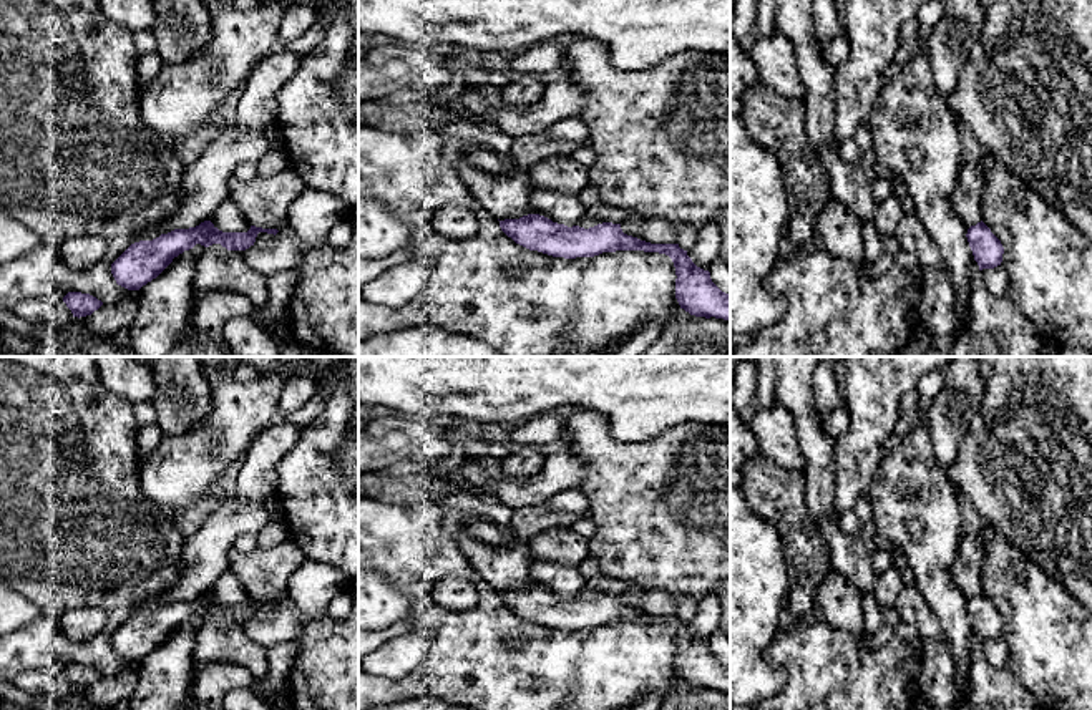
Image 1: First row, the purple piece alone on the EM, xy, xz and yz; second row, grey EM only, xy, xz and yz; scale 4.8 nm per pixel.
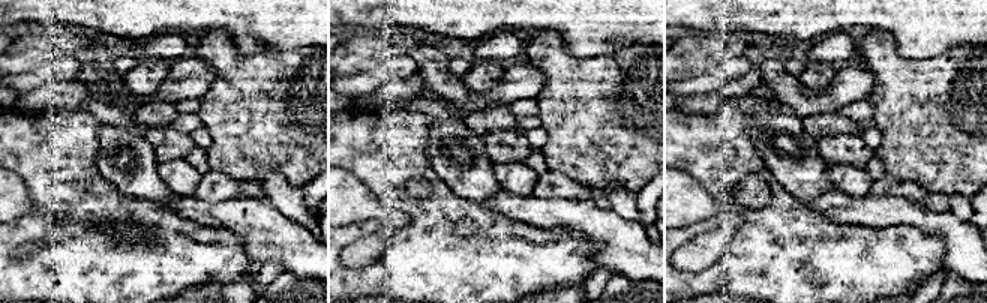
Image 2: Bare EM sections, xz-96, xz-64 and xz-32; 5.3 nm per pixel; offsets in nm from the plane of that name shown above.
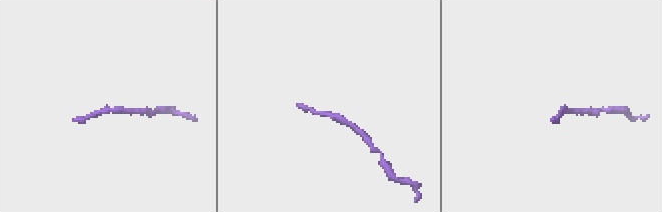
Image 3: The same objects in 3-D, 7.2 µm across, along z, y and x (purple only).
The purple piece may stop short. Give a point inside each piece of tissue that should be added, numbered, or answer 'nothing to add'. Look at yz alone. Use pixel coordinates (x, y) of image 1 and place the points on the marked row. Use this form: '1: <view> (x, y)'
nothing to add

